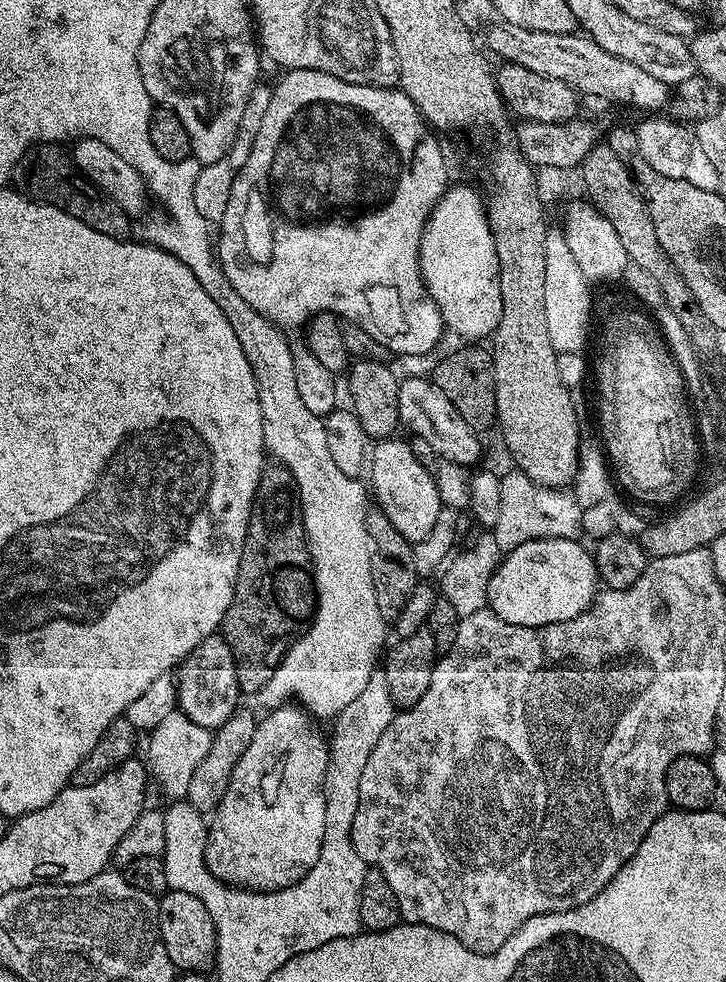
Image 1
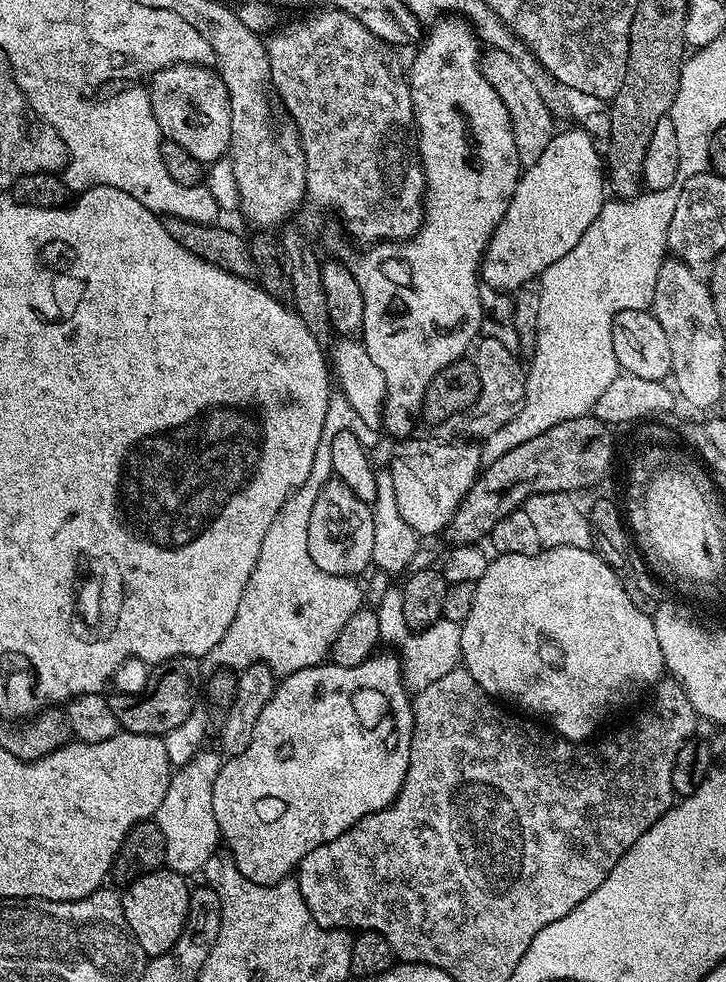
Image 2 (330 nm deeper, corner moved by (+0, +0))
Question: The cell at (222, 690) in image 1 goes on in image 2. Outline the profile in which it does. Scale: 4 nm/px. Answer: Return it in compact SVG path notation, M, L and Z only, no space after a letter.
M175 656L155 665L148 676L141 692L133 696L111 697L114 718L118 718L121 729L134 734L146 734L163 738L167 732L182 726L186 718L197 711L196 699L202 696L201 661L194 656Z

